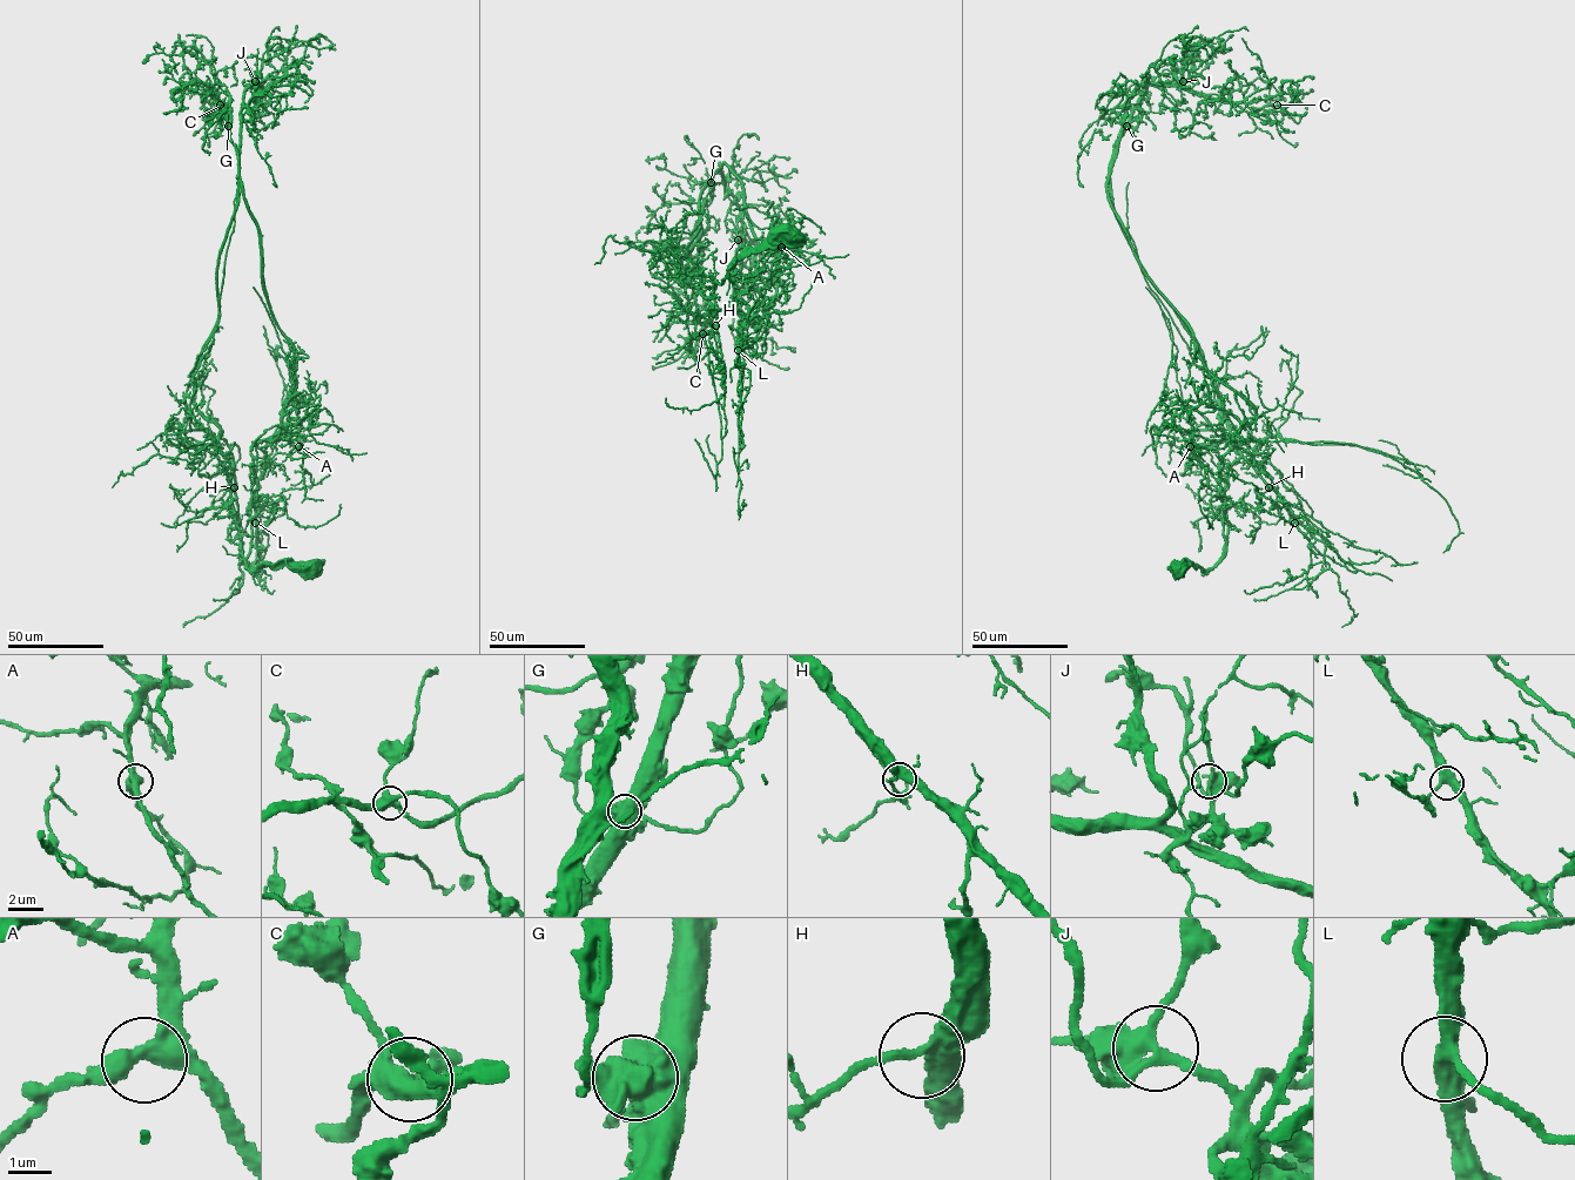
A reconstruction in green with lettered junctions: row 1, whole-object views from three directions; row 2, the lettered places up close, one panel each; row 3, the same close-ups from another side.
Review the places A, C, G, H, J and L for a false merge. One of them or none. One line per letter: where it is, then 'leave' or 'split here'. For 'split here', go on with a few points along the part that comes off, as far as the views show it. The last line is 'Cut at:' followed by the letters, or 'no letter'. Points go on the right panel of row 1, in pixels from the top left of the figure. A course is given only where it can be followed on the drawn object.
A: place (1190, 446); leave
C: place (1277, 105); leave
G: place (1126, 126); split here; course (1126, 126), (1135, 127), (1138, 125), (1142, 102)
H: place (1269, 487); leave
J: place (1183, 81); leave
L: place (1294, 523); leave
Cut at: G

